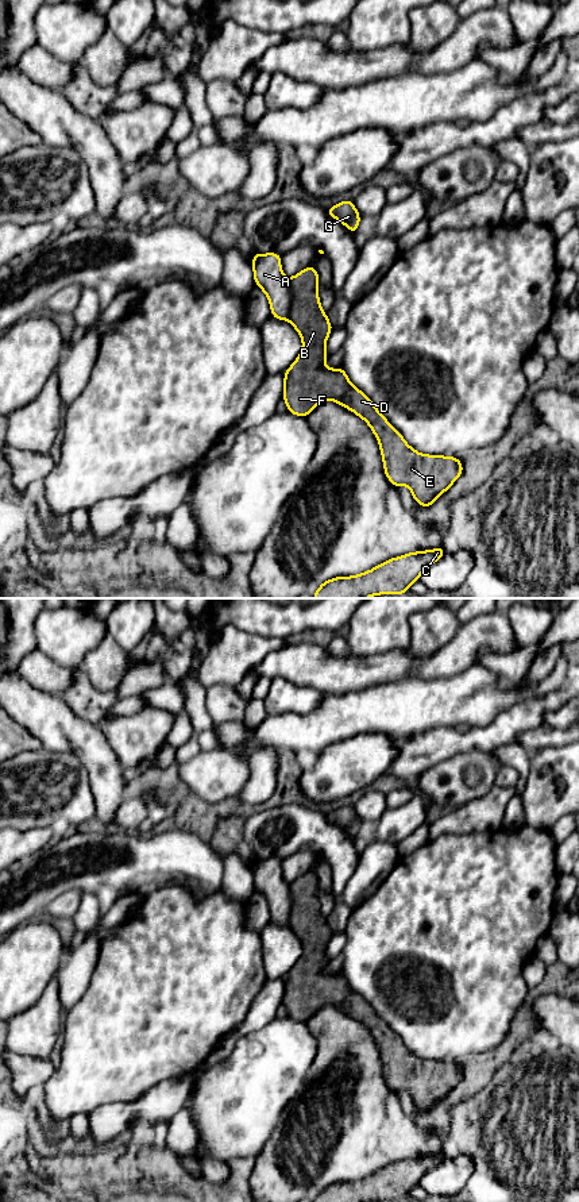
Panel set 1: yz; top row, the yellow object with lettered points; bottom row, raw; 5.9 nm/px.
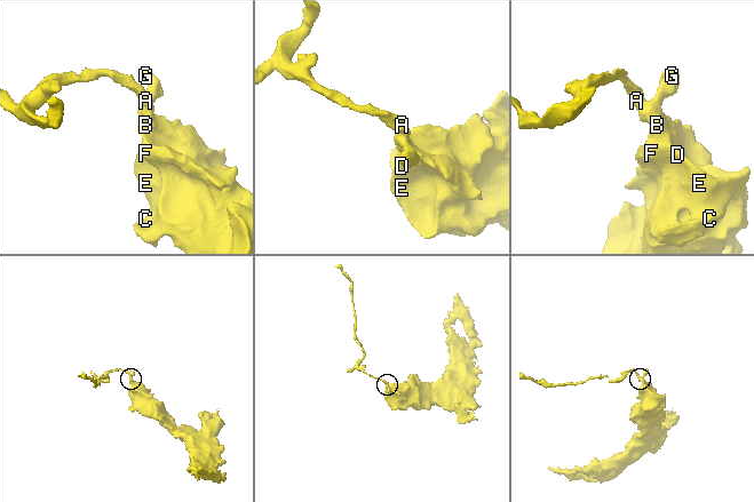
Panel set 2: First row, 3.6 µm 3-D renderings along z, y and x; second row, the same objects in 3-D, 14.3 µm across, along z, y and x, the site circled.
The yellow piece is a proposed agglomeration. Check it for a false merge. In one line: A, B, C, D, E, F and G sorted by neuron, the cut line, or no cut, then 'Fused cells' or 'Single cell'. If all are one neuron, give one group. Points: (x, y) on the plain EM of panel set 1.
Groups: A / B C D E F G. Split along yz (290, 885), (290, 915), (288, 924). Fused cells

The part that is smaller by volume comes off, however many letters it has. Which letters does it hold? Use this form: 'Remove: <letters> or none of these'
Remove: A

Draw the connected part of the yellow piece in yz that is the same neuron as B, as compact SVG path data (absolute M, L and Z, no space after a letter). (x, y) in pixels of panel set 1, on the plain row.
M308 871L290 883L289 889L289 926L302 944L302 956L285 976L282 1003L287 1017L306 1022L324 1005L333 1005L352 1016L370 1030L378 1044L387 1085L397 1094L408 1090L416 1107L424 1113L431 1112L462 1080L463 1068L452 1060L417 1057L373 1006L352 990L343 972L324 971L329 962L325 948L333 932L321 914L316 872Z

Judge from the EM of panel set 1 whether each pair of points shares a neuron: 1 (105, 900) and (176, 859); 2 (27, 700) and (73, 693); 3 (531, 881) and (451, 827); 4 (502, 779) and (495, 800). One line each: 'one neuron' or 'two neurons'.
1: one neuron
2: two neurons
3: two neurons
4: two neurons

